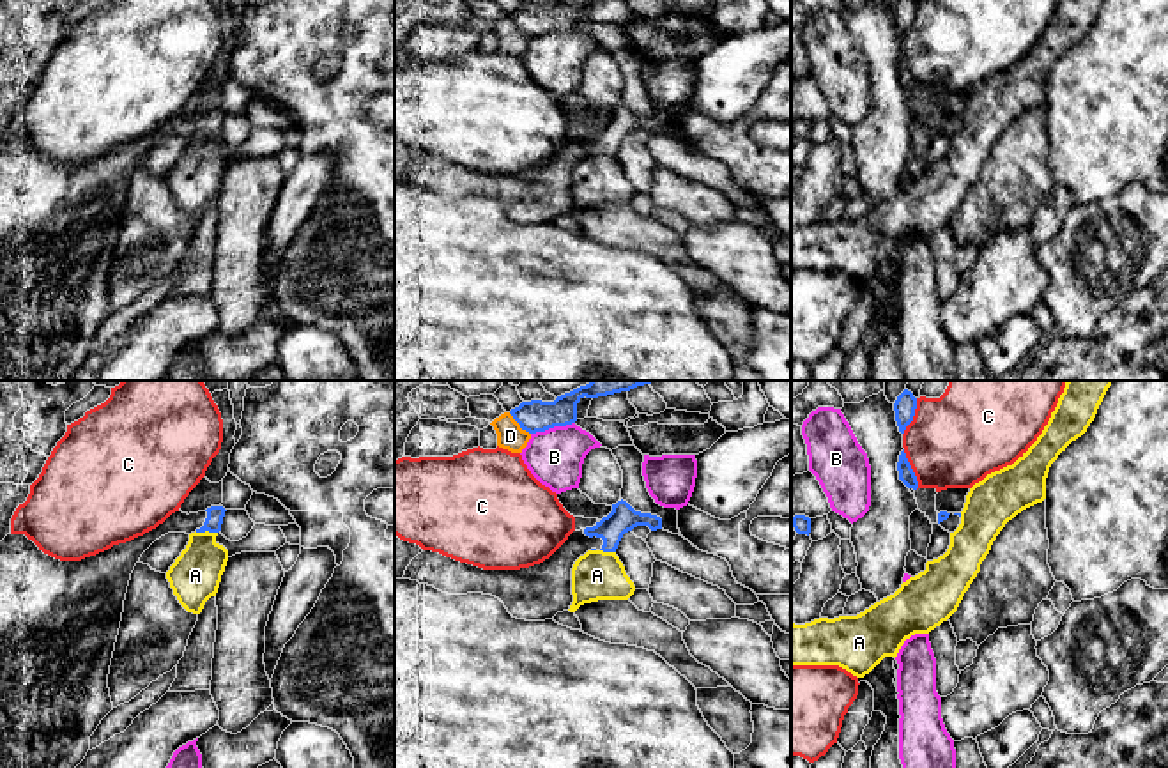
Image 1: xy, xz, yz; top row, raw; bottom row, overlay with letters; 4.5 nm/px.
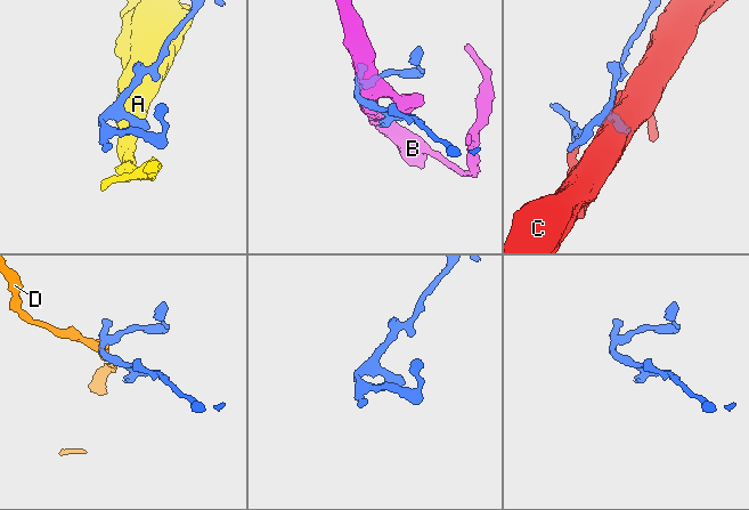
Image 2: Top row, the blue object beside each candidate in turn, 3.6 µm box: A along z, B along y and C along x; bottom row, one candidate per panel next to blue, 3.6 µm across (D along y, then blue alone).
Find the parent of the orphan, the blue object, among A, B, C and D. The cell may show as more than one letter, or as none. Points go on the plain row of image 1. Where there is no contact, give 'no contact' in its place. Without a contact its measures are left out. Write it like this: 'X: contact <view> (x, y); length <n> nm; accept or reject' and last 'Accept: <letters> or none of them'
A: contact xy (206, 133); length 100 nm; reject
B: contact xz (553, 30); length 200 nm; reject
C: contact yz (912, 73); length 200 nm; reject
D: contact xz (519, 27); length 140 nm; reject
Accept: none of them

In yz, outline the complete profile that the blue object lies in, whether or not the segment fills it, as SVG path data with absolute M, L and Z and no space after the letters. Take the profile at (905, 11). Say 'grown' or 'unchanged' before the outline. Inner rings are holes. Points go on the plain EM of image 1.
unchanged; M897 0L894 7L894 14L895 14L895 25L901 37L904 37L906 30L913 25L915 12L917 12L915 0Z

